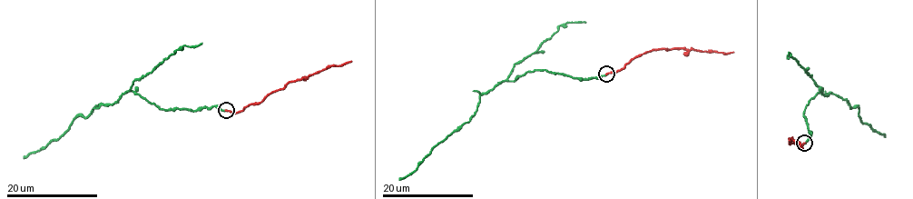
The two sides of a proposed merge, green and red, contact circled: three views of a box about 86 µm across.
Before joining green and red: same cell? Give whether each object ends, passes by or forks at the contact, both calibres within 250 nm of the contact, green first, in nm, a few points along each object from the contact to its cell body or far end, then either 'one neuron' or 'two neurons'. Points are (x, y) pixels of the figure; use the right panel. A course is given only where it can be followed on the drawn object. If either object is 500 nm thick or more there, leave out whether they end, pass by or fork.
green ends; red ends; calibres 190 and 180 nm; course green (804, 143), (810, 131), (803, 113), (822, 88), (858, 107), (860, 121), (886, 136); course red (804, 143), (800, 149), (788, 141), (792, 138), (801, 148); one neuron

